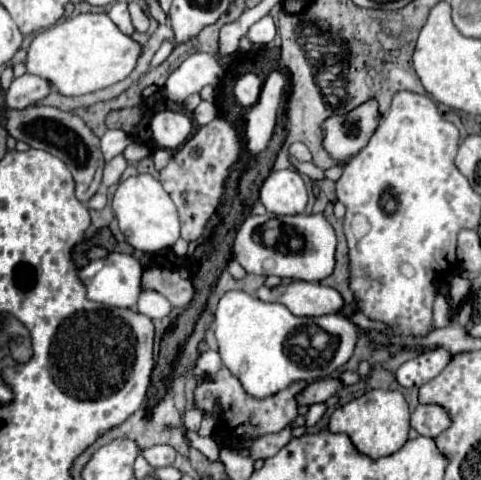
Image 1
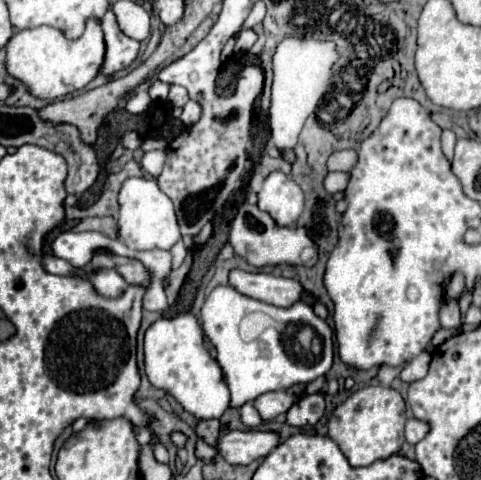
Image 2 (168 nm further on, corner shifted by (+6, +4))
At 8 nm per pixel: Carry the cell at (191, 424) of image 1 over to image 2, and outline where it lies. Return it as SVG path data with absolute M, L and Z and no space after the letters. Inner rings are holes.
M200 420L194 426L194 432L198 438L202 438L210 446L218 446L218 436L220 436L220 420Z

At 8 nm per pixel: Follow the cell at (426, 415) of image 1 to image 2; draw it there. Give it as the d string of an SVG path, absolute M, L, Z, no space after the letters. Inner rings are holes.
M418 418L406 420L406 440L408 440L410 444L420 442L420 440L428 434L428 430L430 430L430 426L428 426L428 422L424 422L424 420L418 420Z

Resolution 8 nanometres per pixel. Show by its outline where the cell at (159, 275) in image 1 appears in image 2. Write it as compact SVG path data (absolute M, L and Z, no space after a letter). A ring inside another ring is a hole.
M98 252L92 258L92 266L94 268L116 268L128 284L136 284L136 286L142 286L142 288L150 288L150 282L152 282L150 270L140 260L110 256L110 254Z

